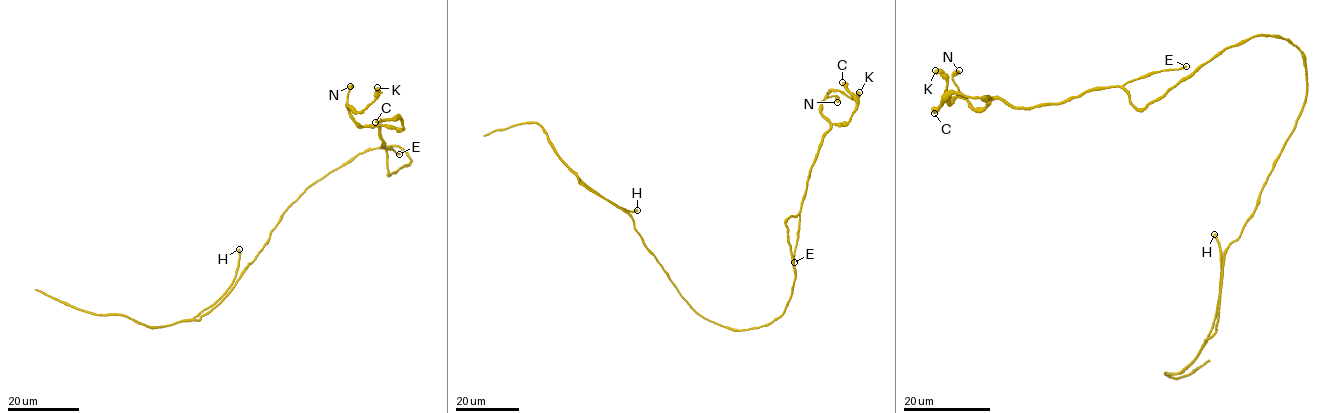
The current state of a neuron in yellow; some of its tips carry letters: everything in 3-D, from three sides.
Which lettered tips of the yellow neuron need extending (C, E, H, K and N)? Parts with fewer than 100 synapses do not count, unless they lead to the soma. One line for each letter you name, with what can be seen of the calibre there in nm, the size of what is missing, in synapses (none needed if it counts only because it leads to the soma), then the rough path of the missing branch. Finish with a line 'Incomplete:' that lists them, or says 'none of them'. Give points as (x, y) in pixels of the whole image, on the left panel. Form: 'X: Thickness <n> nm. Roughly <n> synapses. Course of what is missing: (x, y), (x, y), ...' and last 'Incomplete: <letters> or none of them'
E: Thickness 160 nm. Roughly 150 synapses. Course of what is missing: (399, 154), (381, 139), (343, 154), (240, 264), (191, 295), (148, 282), (130, 255), (135, 200), (121, 204)
H: Thickness 400 nm. Roughly 120 synapses. Course of what is missing: (239, 249), (228, 230), (214, 216), (199, 207), (151, 192), (129, 175), (116, 184), (115, 204)
Incomplete: E, H

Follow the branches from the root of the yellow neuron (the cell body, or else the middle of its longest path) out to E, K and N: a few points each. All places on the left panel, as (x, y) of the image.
E: (333, 170), (372, 149), (399, 145), (411, 159), (390, 174), (387, 149), (399, 154)
K: (333, 170), (388, 146), (411, 160), (387, 173), (380, 128), (357, 123), (348, 109), (362, 111), (377, 87)
N: (333, 170), (388, 146), (402, 147), (411, 159), (387, 173), (380, 128), (355, 121), (347, 103), (350, 86)

